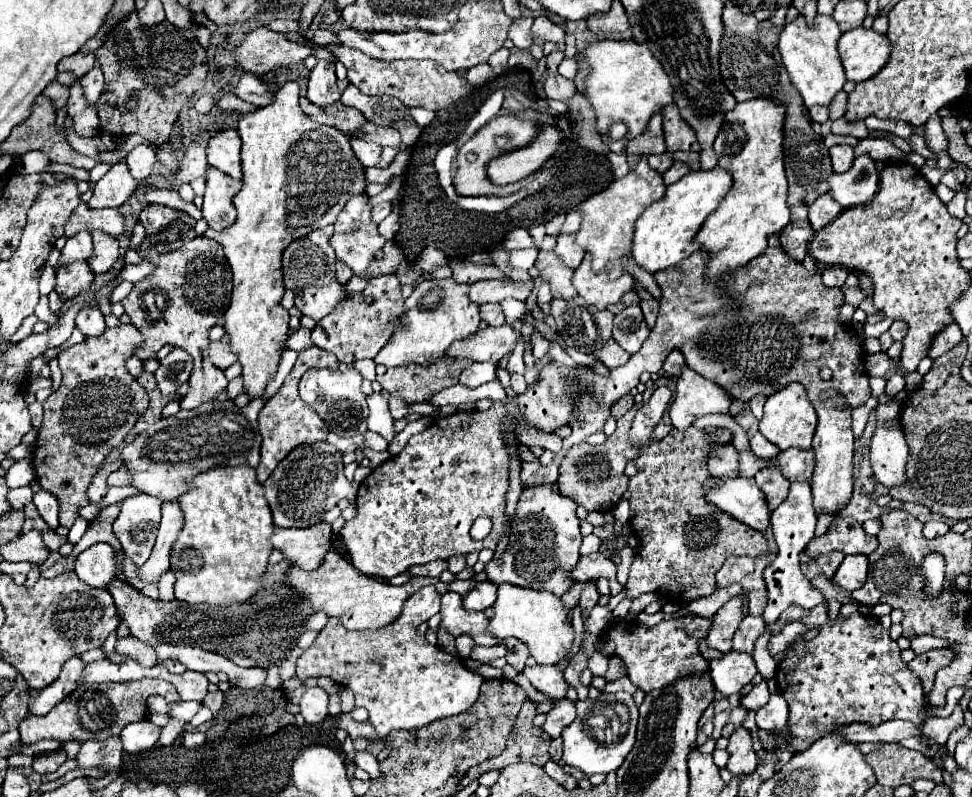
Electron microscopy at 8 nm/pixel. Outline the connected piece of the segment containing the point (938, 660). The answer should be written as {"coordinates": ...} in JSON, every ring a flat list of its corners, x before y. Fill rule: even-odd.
{"coordinates":[[931,649,931,651,927,651,927,653,917,655,917,657,909,663,909,669,921,679,925,693,929,693,929,691,931,691,931,685,933,685,935,673,937,673,941,667,949,665,953,659,955,659,955,651,953,651,953,649]]}

